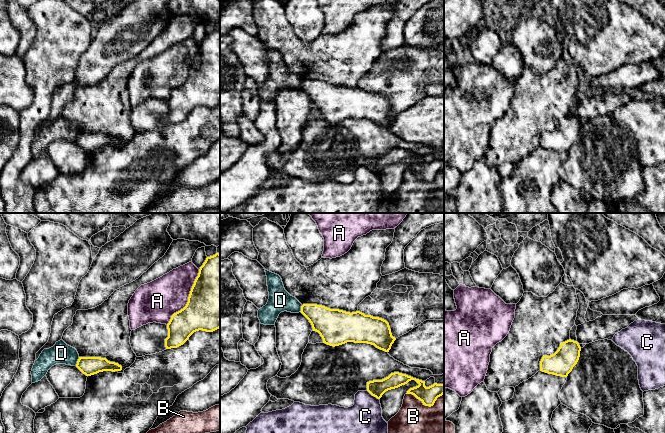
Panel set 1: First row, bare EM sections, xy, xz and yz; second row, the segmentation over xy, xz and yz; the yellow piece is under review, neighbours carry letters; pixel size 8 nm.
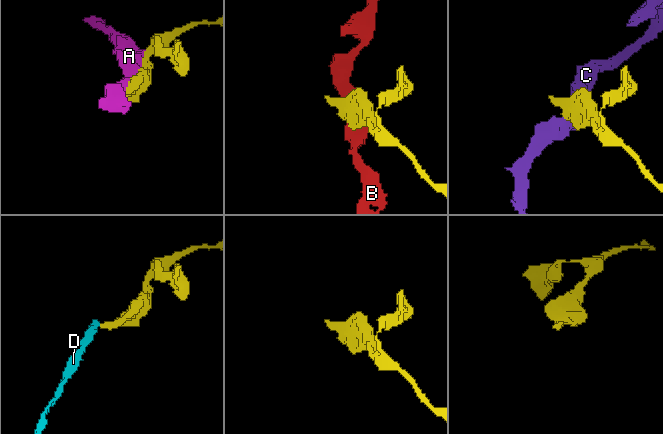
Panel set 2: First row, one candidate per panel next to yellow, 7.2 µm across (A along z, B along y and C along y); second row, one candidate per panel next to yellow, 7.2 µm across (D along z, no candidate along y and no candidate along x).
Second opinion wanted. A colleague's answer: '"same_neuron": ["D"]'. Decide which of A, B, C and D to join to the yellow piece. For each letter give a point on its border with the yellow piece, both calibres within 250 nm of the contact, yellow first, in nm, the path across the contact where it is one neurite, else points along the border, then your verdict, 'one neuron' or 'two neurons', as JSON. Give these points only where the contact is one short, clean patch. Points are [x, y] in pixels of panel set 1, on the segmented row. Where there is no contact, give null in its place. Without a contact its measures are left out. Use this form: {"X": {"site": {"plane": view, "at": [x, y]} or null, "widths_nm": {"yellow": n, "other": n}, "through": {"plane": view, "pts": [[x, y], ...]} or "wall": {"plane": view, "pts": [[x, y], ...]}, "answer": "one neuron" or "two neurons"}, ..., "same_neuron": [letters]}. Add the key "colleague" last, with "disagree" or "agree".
{"A": {"site": {"plane": "xy", "at": [188, 298]}, "widths_nm": {"yellow": 480, "other": 320}, "answer": "two neurons"}, "B": {"site": {"plane": "xz", "at": [426, 405]}, "widths_nm": {"yellow": 140, "other": 260}, "answer": "two neurons"}, "C": {"site": {"plane": "xz", "at": [373, 395]}, "widths_nm": {"yellow": 140, "other": 280}, "wall": {"plane": "xz", "pts": [[367, 390], [378, 399]]}, "answer": "two neurons"}, "D": {"site": {"plane": "xy", "at": [77, 361]}, "widths_nm": {"yellow": 150, "other": 170}, "wall": {"plane": "xy", "pts": [[79, 357], [75, 365]]}, "answer": "two neurons"}, "same_neuron": [], "colleague": "disagree"}

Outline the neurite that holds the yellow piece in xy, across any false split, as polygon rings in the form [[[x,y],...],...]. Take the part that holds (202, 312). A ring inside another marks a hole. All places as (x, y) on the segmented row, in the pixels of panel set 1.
[[[220,254],[207,257],[199,269],[188,302],[167,324],[166,349],[183,345],[196,331],[220,328]]]

